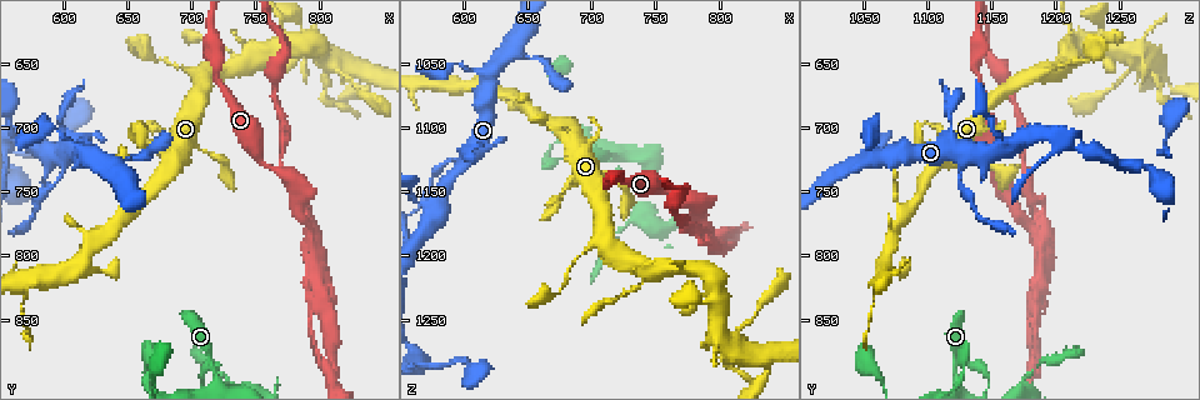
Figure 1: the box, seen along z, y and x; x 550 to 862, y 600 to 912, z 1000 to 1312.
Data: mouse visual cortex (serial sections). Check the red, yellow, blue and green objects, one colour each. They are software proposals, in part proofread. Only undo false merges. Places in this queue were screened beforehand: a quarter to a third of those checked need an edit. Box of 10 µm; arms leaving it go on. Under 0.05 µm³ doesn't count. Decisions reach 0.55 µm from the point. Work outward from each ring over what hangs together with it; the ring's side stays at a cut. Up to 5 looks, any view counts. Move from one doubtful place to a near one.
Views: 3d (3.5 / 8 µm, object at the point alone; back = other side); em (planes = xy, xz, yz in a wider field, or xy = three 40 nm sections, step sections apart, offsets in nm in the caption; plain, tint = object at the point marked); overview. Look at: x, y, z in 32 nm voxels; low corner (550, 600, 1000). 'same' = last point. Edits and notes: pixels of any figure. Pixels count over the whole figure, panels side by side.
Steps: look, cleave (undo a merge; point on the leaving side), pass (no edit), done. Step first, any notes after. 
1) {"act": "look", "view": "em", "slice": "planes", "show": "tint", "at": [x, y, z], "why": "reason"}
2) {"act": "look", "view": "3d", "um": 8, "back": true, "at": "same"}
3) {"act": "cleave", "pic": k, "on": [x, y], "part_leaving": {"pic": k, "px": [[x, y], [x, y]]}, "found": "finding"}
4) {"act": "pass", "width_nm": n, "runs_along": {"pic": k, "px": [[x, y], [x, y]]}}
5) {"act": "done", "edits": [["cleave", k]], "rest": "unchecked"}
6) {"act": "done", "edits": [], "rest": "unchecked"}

{"act": "look", "view": "3d", "um": 3.5, "at": [720, 896, 1122], "why": "calibre changes"}

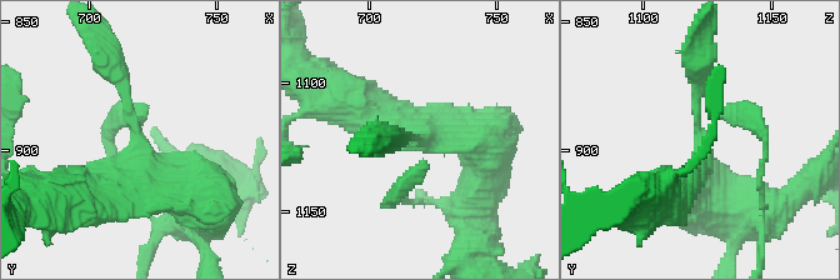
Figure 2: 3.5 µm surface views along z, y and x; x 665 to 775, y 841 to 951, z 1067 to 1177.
{"act": "look", "view": "em", "slice": "xy", "step": 3, "show": "tint", "at": [720, 894, 1124], "why": "now the EM"}

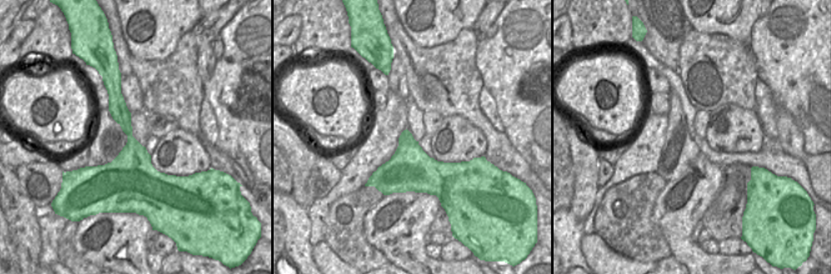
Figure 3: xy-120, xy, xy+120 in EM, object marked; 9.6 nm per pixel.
{"act": "pass", "found": "all the same cell"}

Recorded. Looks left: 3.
{"act": "look", "view": "3d", "um": 3.5, "at": [788, 776, 1180]}

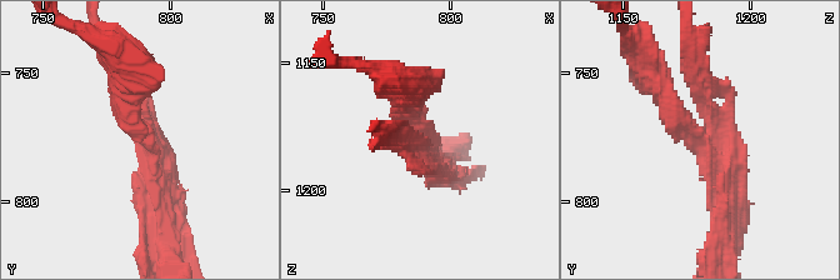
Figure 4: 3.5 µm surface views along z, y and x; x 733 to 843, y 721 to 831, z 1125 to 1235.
{"act": "look", "view": "em", "slice": "xy", "step": 2, "show": "tint", "at": [790, 775, 1181]}

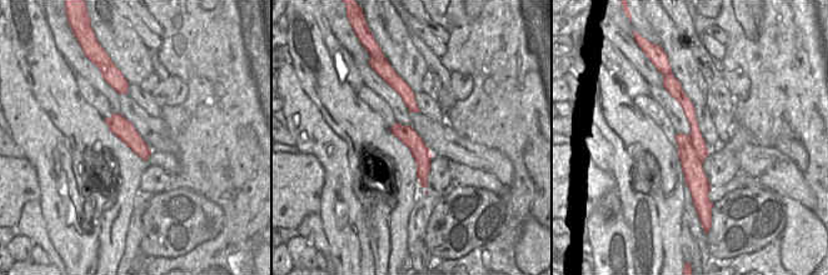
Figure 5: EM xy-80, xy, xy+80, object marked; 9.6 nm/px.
{"act": "cleave", "pic": 4, "on": [706, 88], "found": "two cells meet here"}

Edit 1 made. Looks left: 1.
{"act": "done", "edits": [["cleave", 4]], "rest": "unchecked"}

